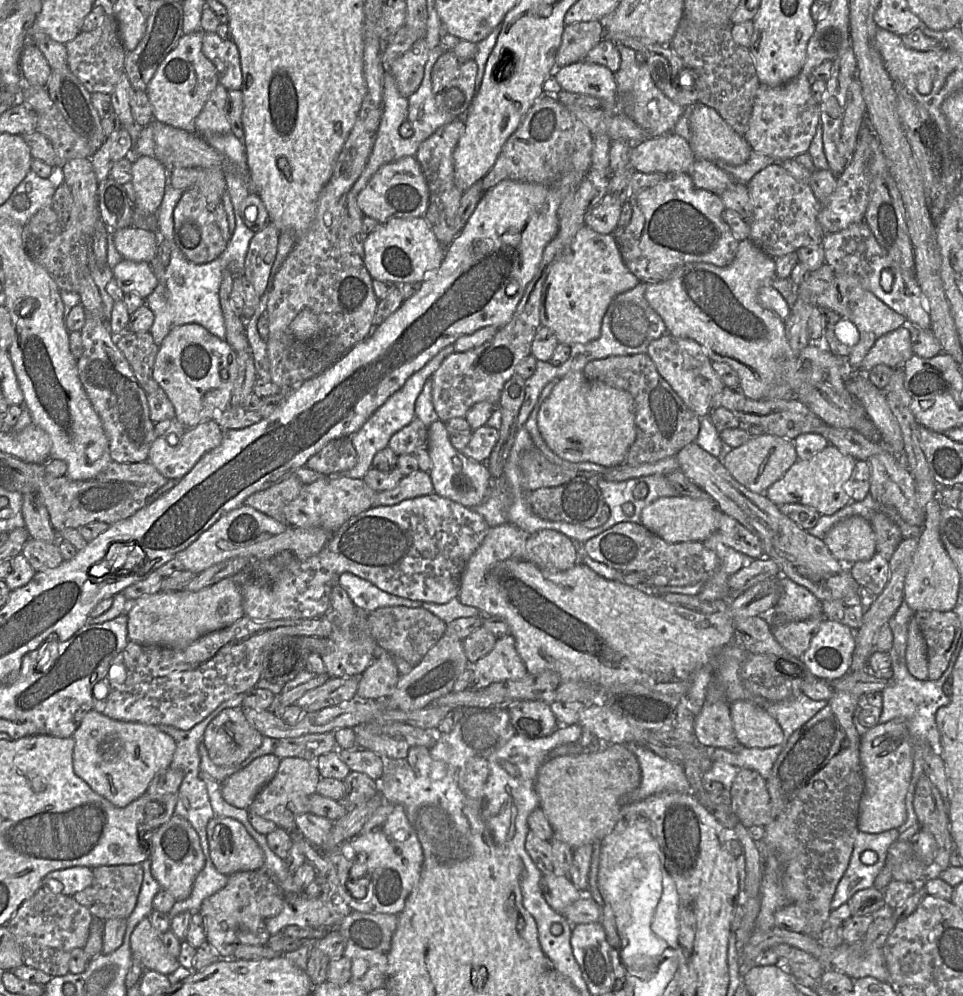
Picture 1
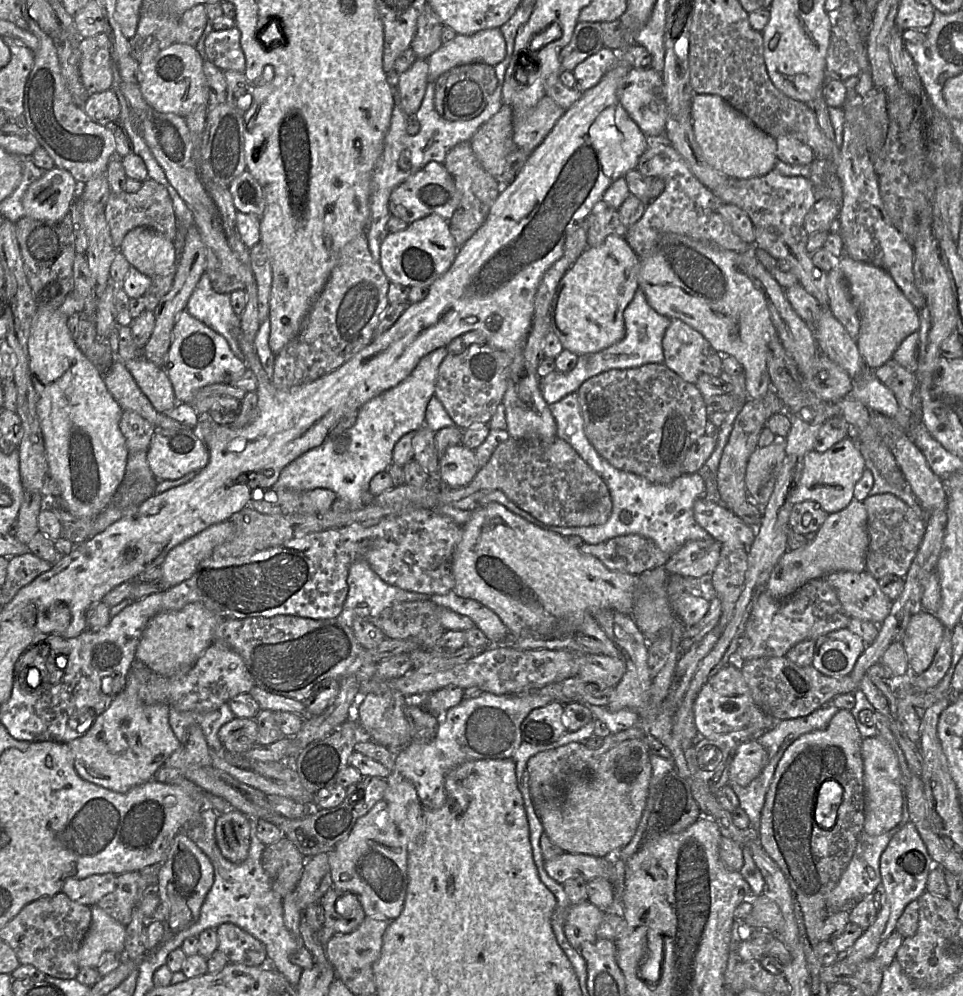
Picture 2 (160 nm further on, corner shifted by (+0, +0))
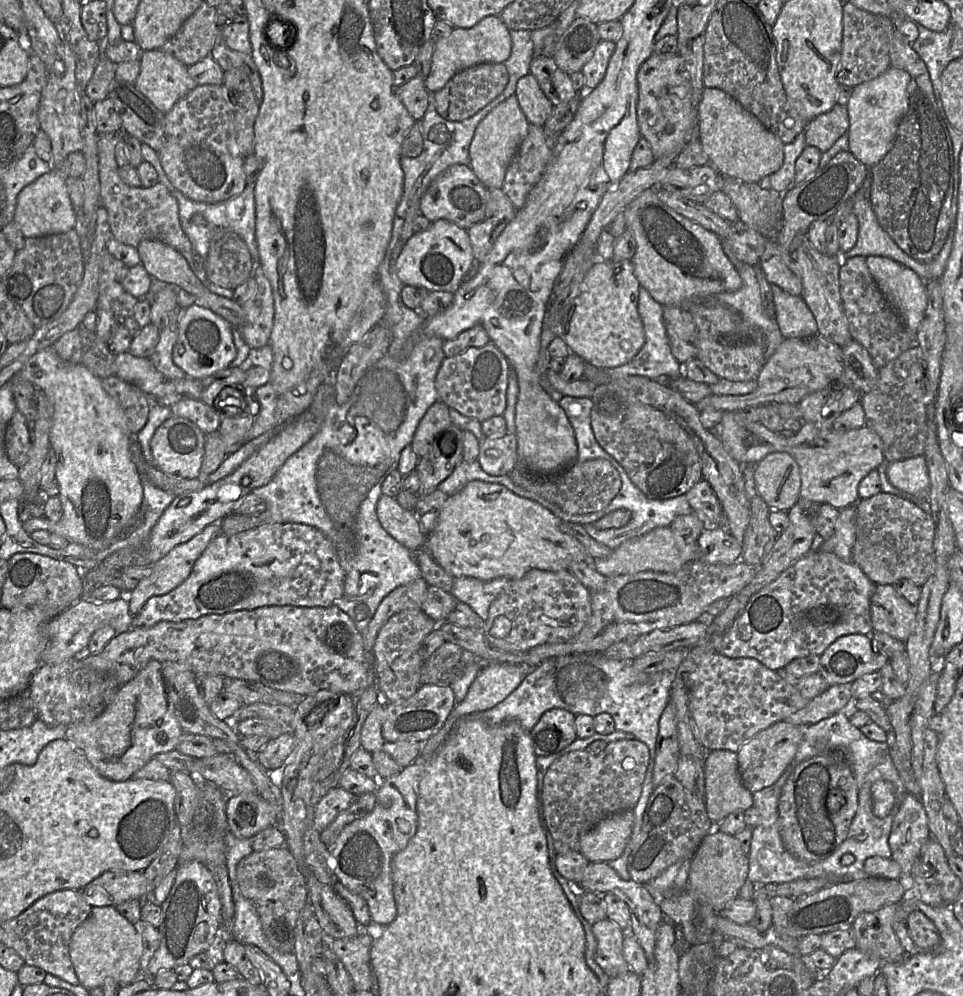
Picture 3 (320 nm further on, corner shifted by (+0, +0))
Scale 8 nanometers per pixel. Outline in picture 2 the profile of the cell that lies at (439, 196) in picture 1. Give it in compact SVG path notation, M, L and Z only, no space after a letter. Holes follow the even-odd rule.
M470 142L454 146L446 155L443 166L452 176L460 193L460 203L448 220L450 232L458 249L471 238L486 221L490 209L502 190L501 182L484 170L472 151Z

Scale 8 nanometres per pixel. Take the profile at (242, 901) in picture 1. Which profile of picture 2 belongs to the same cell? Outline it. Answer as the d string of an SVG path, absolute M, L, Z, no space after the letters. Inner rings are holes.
M223 923L216 928L218 951L221 951L229 962L246 966L268 966L267 952L264 944L251 934L232 923Z

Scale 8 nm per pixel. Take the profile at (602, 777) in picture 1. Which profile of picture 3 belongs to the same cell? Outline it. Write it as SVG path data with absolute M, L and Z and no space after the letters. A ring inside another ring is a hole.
M632 810L621 811L603 818L579 840L579 852L591 863L609 862L618 858L630 838L634 815Z

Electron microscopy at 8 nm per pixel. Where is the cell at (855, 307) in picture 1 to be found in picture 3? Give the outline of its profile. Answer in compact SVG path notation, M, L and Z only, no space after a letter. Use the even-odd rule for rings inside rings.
M867 256L866 264L904 326L917 333L927 307L924 280L914 270L887 257Z

